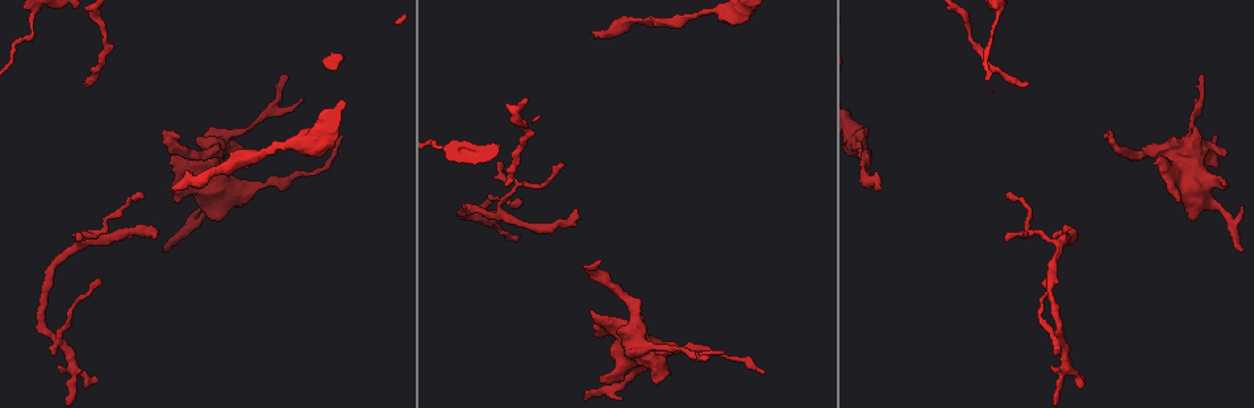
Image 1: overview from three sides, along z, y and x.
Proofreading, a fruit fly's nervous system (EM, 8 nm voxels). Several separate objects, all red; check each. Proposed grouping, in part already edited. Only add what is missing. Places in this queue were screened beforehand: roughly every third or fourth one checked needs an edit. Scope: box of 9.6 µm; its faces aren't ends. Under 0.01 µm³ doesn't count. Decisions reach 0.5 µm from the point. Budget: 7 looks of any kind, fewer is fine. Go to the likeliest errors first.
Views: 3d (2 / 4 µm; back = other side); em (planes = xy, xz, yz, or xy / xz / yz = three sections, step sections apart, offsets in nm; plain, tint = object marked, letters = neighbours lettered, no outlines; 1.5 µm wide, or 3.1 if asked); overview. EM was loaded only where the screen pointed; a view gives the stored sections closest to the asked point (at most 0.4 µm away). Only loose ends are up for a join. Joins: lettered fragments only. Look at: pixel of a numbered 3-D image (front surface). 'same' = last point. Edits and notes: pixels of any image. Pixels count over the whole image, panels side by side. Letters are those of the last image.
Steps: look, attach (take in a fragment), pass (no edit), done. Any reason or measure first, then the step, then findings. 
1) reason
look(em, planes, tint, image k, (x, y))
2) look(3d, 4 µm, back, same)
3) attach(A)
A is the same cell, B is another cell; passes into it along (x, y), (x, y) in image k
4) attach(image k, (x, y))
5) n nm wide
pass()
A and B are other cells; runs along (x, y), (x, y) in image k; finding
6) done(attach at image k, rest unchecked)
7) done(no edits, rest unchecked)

free end
look(em, xz, step 8, letters, image 1, (875, 191))

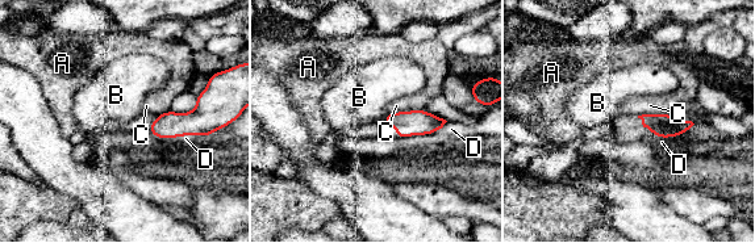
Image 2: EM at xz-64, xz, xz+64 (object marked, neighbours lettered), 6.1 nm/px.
pass()
A, B, C and D are other cells; border along (659, 112), (642, 114) in image 2; none of them fits

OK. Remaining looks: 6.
branch stops here
look(em, planes, letters, image 1, (499, 164))

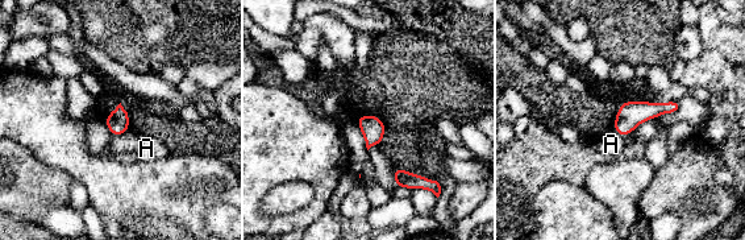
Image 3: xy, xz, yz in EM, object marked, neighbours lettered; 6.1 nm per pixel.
pass()
A is another cell; border along (129, 129), (112, 136) in image 3; no lettered fragment goes on from it

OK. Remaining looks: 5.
free end
look(em, planes, tint, image 1, (506, 186))

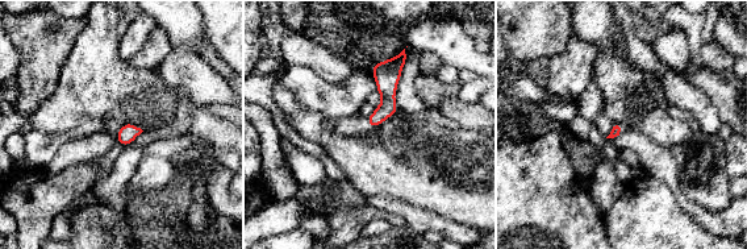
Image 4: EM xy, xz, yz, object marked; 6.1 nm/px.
see the neighbours
look(em, planes, letters, same)

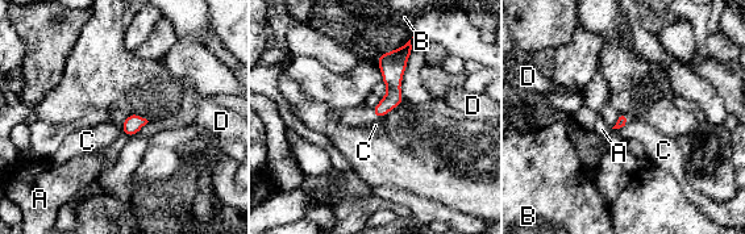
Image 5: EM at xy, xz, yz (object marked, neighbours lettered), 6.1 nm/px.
C touches over 90 nm
pass()
A, B, C and D are other cells; runs along (407, 47), (379, 115) in image 5; none of them fits

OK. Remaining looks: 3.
done(no edits, rest unchecked)

